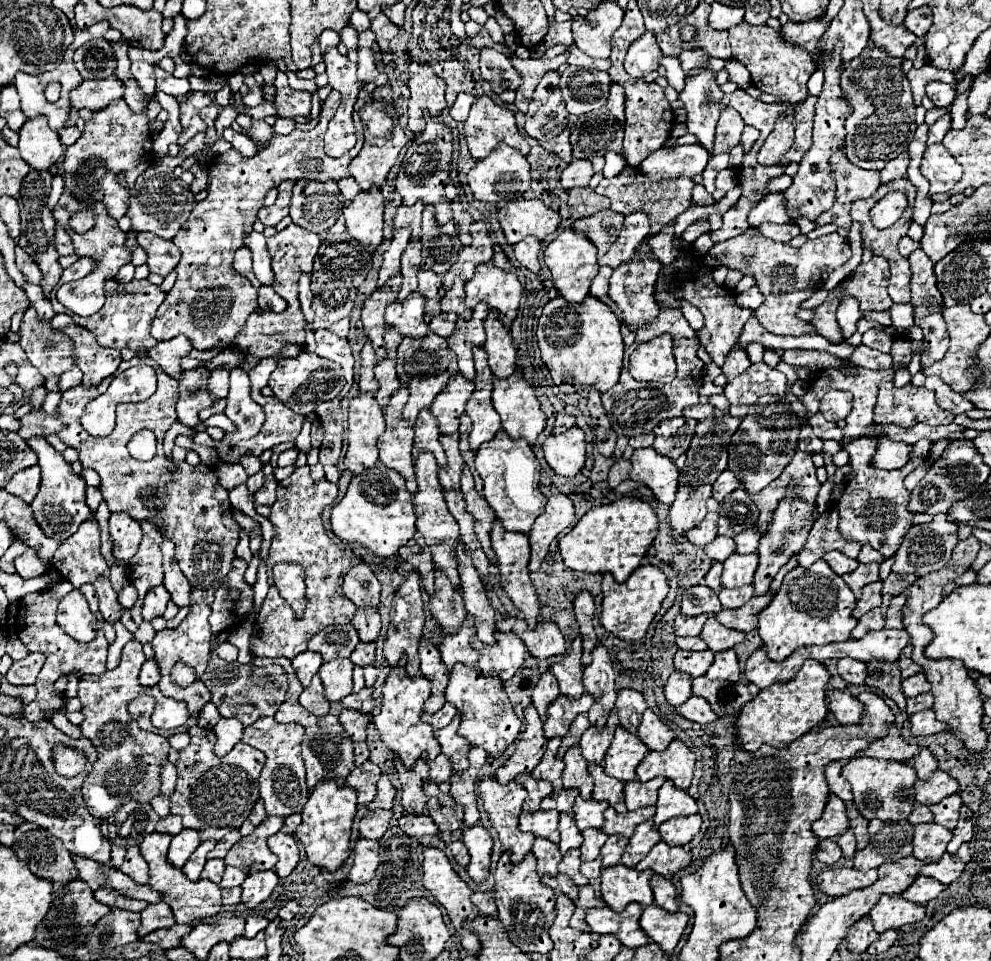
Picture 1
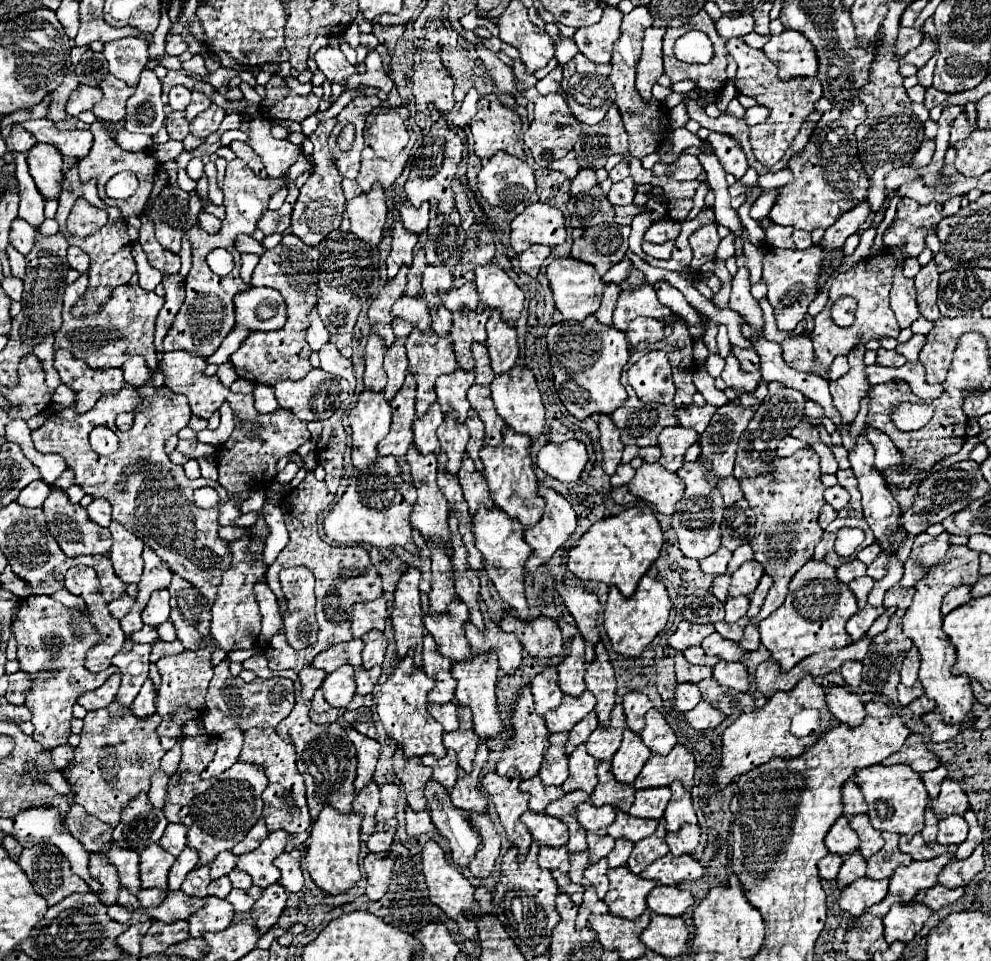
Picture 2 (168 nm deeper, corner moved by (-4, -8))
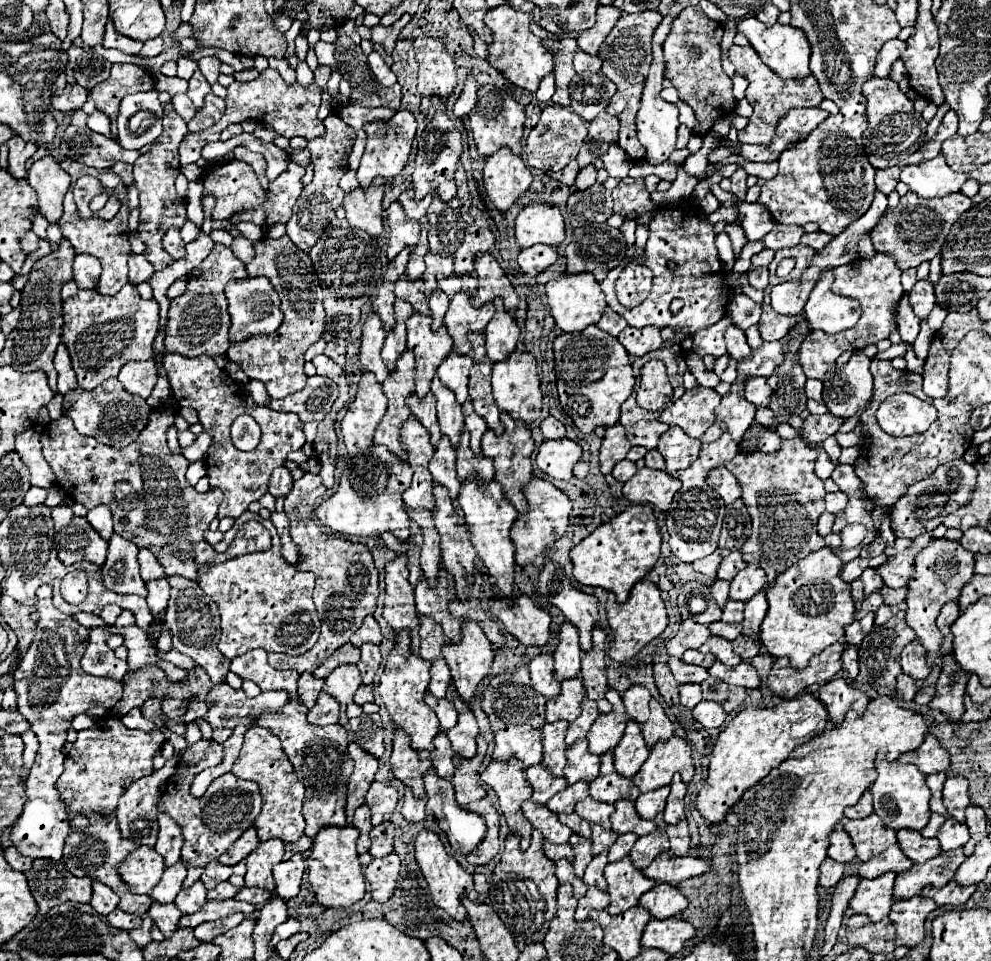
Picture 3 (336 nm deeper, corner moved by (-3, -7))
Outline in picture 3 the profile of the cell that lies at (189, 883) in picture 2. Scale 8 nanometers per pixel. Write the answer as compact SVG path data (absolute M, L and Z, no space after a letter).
M197 881L193 887L181 889L173 903L183 915L191 915L191 913L197 913L205 905L205 901L207 901L207 889L201 881Z

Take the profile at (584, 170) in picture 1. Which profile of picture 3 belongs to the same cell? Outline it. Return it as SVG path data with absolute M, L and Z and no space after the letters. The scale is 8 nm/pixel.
M587 165L585 169L579 171L577 181L575 181L575 189L579 189L579 191L587 189L587 187L591 187L595 183L595 179L597 179L597 169L593 165Z

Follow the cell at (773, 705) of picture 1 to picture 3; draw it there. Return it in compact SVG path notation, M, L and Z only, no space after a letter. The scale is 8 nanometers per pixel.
M811 693L799 695L791 701L783 701L771 709L747 707L733 717L733 721L721 731L709 763L709 775L703 783L703 789L697 795L695 807L709 823L725 821L725 815L731 807L735 807L749 787L759 783L771 769L787 759L787 755L801 745L801 739L791 737L791 725L805 721L813 715L827 715L825 705L817 701Z

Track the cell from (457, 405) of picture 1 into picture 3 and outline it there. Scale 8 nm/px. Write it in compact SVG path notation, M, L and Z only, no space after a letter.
M451 351L437 369L441 383L447 385L455 393L459 403L463 403L469 397L467 395L467 381L469 381L471 365L473 365L473 359L469 355L457 355L455 351Z

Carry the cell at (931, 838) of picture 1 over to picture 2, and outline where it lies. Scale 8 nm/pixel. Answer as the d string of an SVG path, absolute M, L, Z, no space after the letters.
M914 834L912 838L900 836L900 850L910 854L912 860L930 860L940 854L954 854L956 844L938 844L938 842L924 842L920 834Z

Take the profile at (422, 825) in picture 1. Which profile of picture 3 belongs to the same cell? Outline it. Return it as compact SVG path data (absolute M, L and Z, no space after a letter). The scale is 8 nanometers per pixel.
M409 791L405 795L405 803L403 803L403 817L409 821L409 823L419 823L419 821L425 821L427 819L427 813L425 813L425 803L427 799L415 799Z

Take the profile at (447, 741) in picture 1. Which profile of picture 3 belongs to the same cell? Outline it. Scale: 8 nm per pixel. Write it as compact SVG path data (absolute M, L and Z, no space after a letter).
M449 685L449 691L447 691L447 697L453 701L457 713L459 713L459 721L453 729L447 731L447 737L453 745L453 751L459 753L461 757L469 759L475 755L475 737L479 735L479 727L477 727L477 721L473 717L473 711L469 709L469 705L457 695L455 687Z

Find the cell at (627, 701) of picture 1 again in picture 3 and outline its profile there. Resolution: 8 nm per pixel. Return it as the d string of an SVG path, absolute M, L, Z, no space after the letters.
M633 685L623 693L627 715L639 725L643 725L649 719L649 701L651 701L651 693L643 685Z

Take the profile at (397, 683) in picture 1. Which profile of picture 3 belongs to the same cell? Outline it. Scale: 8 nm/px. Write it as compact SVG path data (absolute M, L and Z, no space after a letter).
M397 647L391 651L387 663L385 663L385 671L381 675L381 683L377 687L383 703L387 705L387 711L391 715L391 719L403 727L403 731L411 737L411 747L415 751L427 749L433 751L433 737L439 733L439 719L433 713L433 709L423 701L423 695L427 691L429 685L429 661L421 659L419 655L411 653L411 651L399 651Z

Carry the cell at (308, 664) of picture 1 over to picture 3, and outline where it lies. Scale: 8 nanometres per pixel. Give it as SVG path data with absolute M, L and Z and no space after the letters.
M303 673L299 677L299 689L297 689L299 703L311 709L317 703L321 689L323 689L323 679L315 679L311 673Z

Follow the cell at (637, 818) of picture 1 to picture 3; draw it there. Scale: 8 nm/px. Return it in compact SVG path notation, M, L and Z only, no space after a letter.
M621 799L615 803L615 813L611 815L611 825L615 833L637 833L637 835L647 835L653 833L657 827L653 821L641 819L635 811L635 803L629 799Z

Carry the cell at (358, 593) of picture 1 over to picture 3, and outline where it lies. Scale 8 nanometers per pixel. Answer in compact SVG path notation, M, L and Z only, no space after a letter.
M369 615L369 617L363 621L361 629L353 635L351 643L353 643L355 647L361 647L363 643L375 643L375 645L381 643L381 629L379 629L377 621L373 619L373 615Z

